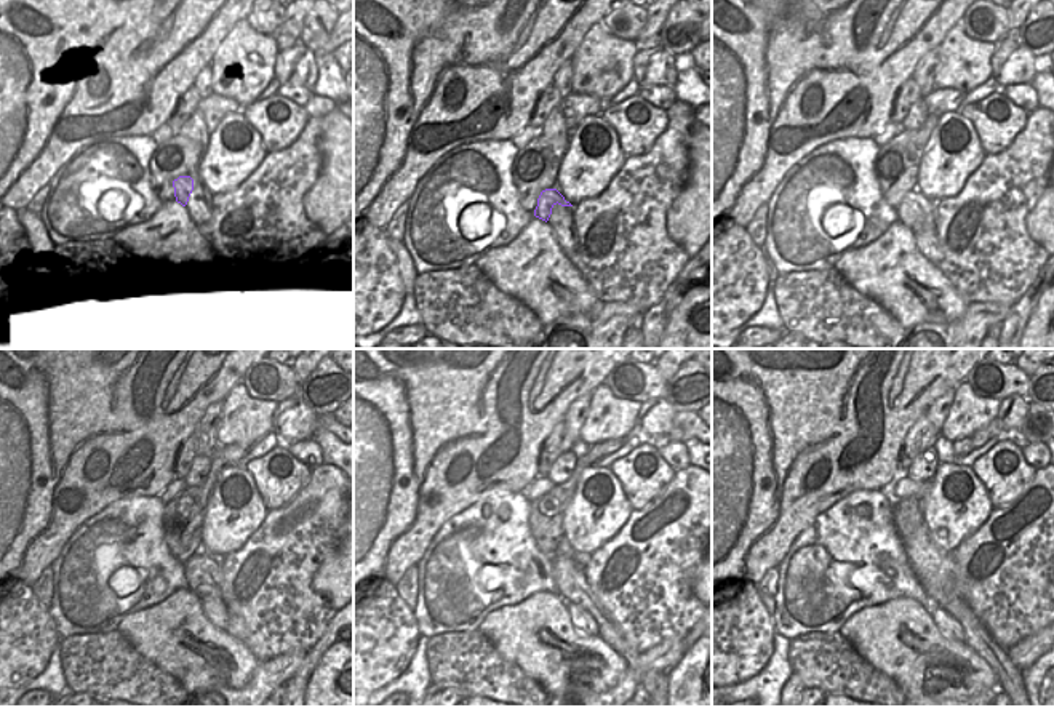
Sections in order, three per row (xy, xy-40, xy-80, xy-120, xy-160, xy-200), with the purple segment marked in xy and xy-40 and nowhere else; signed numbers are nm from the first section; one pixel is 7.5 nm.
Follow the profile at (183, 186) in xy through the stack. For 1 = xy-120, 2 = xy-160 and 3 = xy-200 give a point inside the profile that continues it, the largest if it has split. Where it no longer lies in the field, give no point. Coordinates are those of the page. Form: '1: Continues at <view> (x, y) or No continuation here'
1: Continues at xy-120 (203, 573)
2: Continues at xy-160 (571, 584)
3: Continues at xy-200 (978, 637)

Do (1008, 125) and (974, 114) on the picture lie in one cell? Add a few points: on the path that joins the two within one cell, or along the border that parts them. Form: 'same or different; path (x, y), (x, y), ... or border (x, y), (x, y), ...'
same; path (1000, 123), (982, 114)

